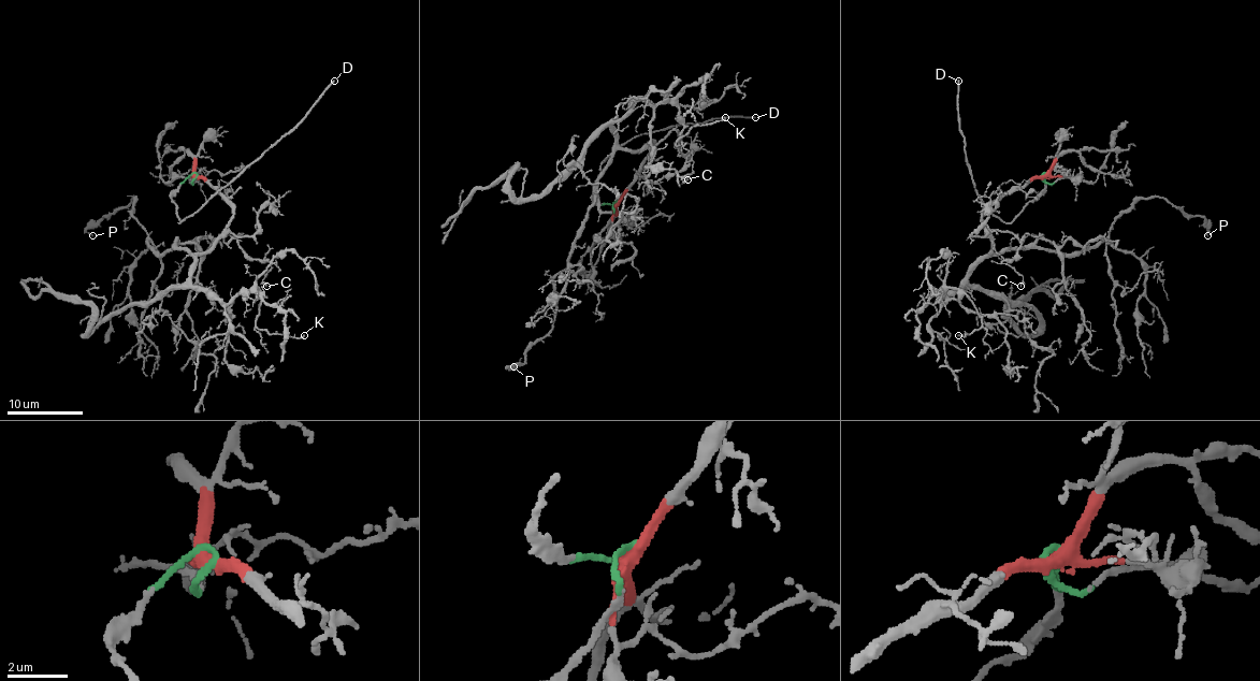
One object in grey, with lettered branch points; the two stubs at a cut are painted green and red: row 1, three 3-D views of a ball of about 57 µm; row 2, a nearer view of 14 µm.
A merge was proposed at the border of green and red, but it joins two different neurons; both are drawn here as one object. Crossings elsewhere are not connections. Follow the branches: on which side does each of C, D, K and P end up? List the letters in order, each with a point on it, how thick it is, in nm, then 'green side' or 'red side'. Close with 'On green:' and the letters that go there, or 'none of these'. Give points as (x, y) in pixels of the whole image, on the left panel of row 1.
C: place (266, 286); calibre 180 nm; red side
D: place (334, 81); calibre 180 nm; green side
K: place (304, 335); calibre 150 nm; red side
P: place (92, 235); calibre 110 nm; red side
On green: D

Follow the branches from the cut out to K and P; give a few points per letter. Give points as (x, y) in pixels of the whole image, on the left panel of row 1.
K: (194, 173), (232, 212), (196, 257), (190, 281), (230, 303), (257, 288), (255, 323), (304, 335)
P: (194, 173), (232, 212), (227, 230), (200, 254), (158, 254), (133, 215), (133, 197), (86, 230), (93, 236)

